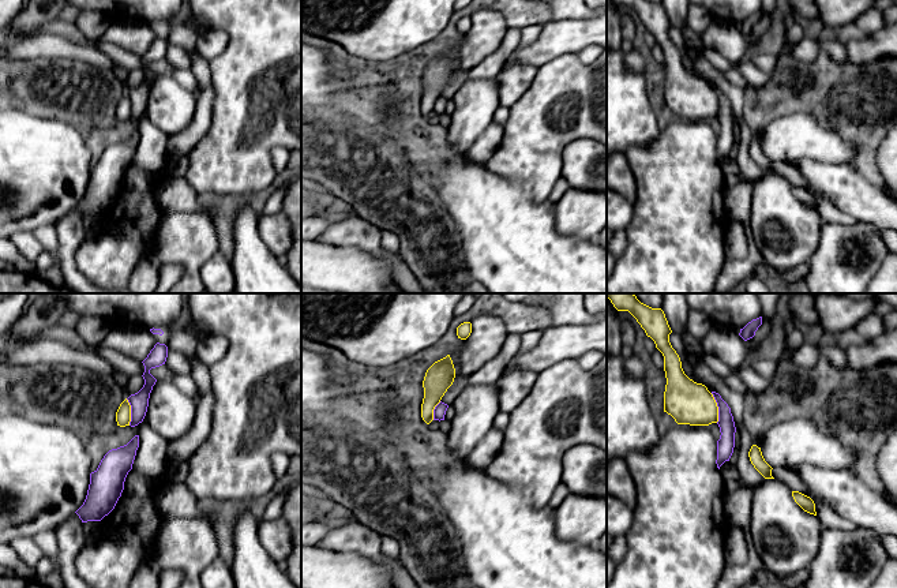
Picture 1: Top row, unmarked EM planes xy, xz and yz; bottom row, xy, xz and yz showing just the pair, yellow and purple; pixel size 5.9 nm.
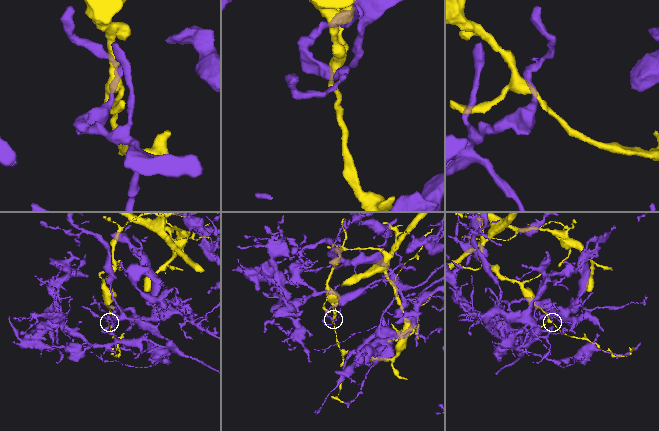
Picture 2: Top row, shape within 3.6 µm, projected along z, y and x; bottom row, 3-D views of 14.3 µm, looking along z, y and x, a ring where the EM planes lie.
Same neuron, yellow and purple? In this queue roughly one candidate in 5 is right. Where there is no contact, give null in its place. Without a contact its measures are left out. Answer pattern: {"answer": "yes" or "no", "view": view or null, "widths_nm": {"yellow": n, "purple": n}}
{"answer": "no", "view": "yz", "widths_nm": {"yellow": 260, "purple": 100}}

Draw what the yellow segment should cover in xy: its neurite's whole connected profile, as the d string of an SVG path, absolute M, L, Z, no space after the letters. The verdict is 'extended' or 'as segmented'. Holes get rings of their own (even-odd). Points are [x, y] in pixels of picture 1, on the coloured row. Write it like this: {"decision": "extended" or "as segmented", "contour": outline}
{"decision": "as segmented", "contour": "M125 398L117 412L116 412L116 422L117 422L117 426L120 427L125 427L125 426L130 426L130 422L131 422L131 405L128 402L128 400Z"}

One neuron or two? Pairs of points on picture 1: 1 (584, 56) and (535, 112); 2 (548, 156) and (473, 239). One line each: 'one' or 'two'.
1: two
2: two

